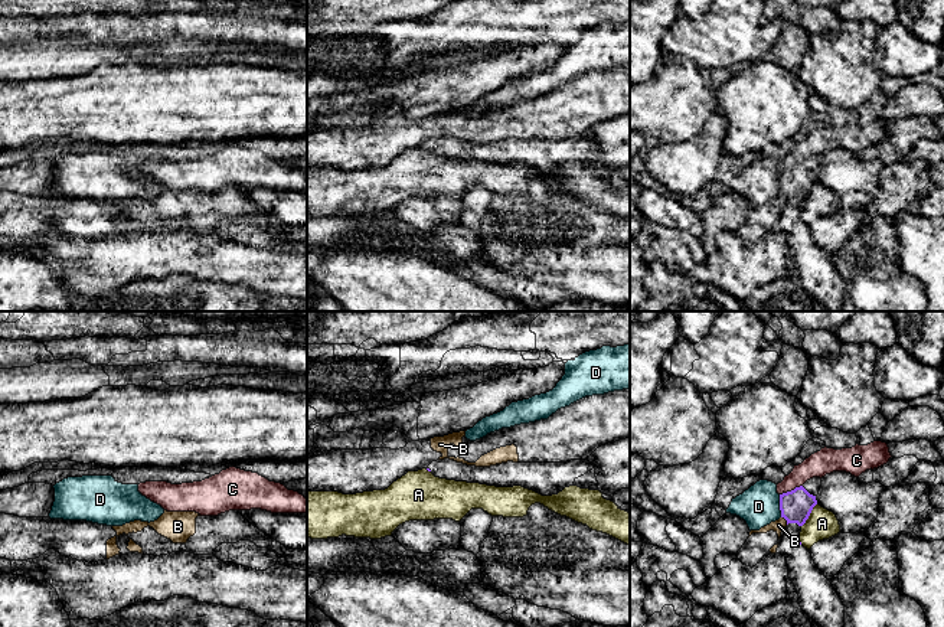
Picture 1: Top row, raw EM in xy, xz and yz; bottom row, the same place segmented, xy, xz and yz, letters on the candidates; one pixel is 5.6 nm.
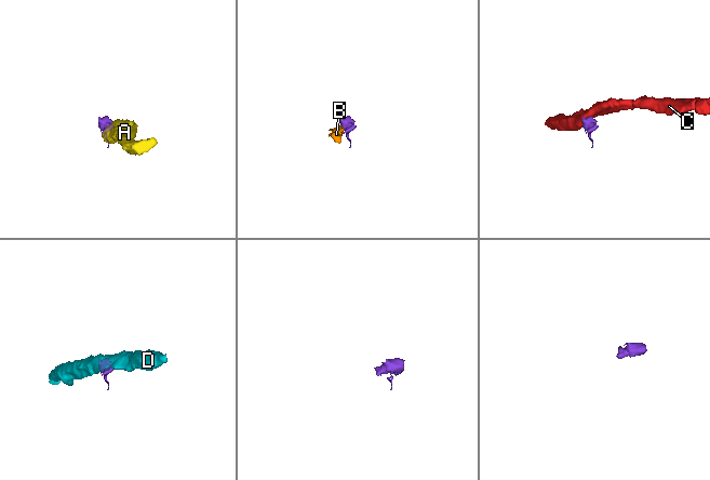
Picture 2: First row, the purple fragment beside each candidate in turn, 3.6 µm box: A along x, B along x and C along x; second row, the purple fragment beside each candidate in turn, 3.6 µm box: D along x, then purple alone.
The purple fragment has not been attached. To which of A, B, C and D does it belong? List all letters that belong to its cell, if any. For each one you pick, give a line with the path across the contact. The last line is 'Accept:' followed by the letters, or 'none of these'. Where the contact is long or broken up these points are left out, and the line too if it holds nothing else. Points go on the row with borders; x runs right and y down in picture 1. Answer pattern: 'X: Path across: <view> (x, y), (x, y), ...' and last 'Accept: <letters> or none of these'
Accept: none of these

